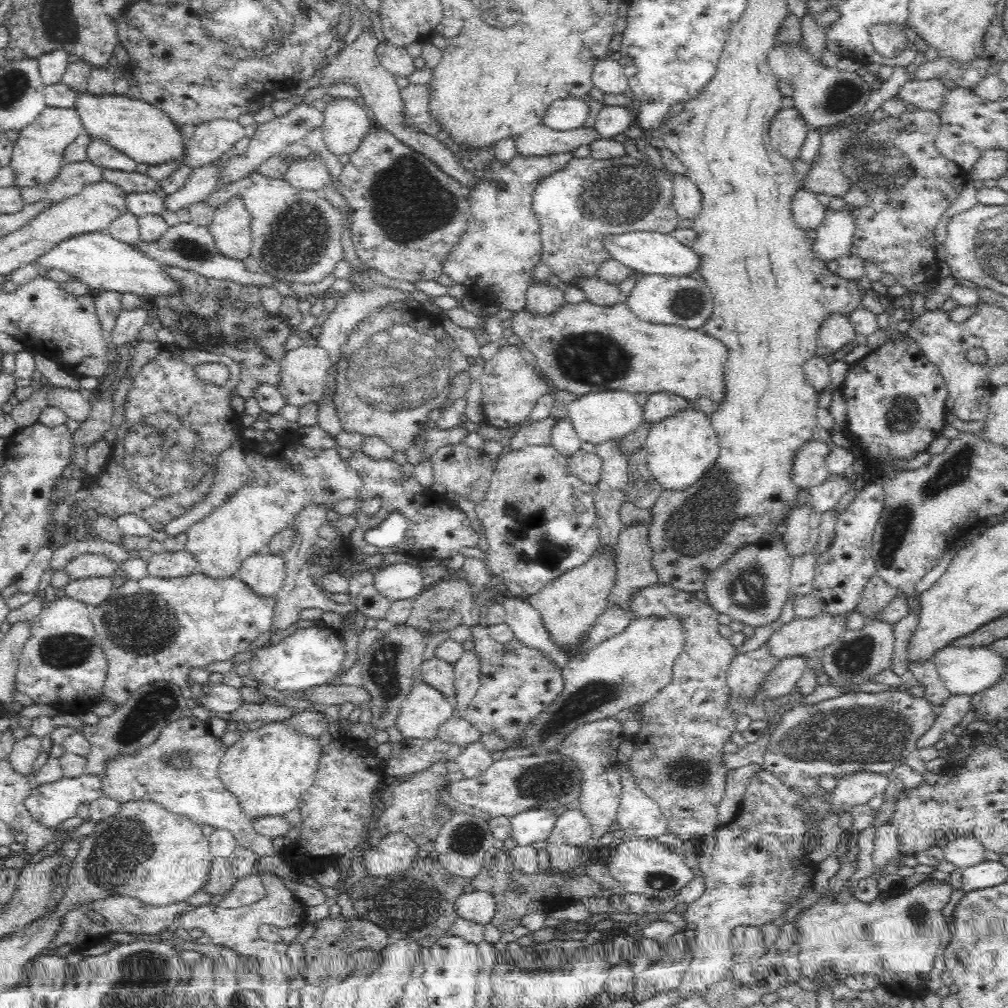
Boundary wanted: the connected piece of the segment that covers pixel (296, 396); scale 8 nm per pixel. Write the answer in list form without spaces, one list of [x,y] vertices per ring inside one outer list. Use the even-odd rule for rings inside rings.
[[[303,345],[288,351],[282,360],[282,382],[277,388],[286,399],[285,404],[300,407],[310,402],[322,402],[326,398],[325,382],[332,366],[328,351],[320,345]]]

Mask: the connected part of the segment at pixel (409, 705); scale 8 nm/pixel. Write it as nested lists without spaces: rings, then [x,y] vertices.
[[[421,680],[402,702],[394,725],[404,739],[432,740],[437,738],[439,726],[452,717],[452,713],[453,706],[447,697]]]

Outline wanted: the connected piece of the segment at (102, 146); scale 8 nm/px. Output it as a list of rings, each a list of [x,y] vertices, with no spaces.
[[[92,137],[88,145],[88,159],[91,164],[100,168],[120,170],[121,172],[137,172],[137,164],[123,152],[112,145]]]

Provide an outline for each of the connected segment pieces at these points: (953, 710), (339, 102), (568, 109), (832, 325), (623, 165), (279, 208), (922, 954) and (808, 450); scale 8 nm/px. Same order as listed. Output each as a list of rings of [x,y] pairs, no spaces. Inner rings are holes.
[[[958,694],[948,697],[940,708],[930,730],[916,740],[916,749],[934,745],[937,740],[940,740],[942,732],[946,732],[946,730],[954,731],[959,728],[962,717],[966,712],[970,712],[971,708],[970,694]]]
[[[337,98],[327,104],[323,115],[320,126],[323,139],[336,156],[356,152],[363,138],[374,128],[368,110],[347,98]]]
[[[562,98],[548,106],[542,123],[552,130],[574,130],[582,127],[588,113],[588,104],[583,98]]]
[[[839,314],[830,315],[820,325],[817,336],[817,351],[815,357],[829,357],[832,354],[842,350],[844,346],[850,344],[854,340],[855,328],[849,323],[849,318]]]
[[[628,155],[618,156],[610,159],[596,159],[593,160],[592,157],[585,157],[581,160],[578,160],[576,157],[572,157],[568,162],[567,166],[564,166],[563,170],[558,170],[556,173],[549,174],[544,177],[537,185],[532,197],[532,206],[534,212],[536,213],[537,219],[541,224],[541,241],[542,241],[542,254],[541,260],[544,264],[547,264],[551,270],[551,274],[556,274],[560,281],[569,283],[572,278],[592,278],[594,274],[596,274],[596,270],[598,270],[598,264],[602,264],[604,260],[608,260],[610,255],[608,255],[608,251],[602,247],[602,243],[600,240],[604,238],[604,236],[608,236],[608,234],[626,234],[636,231],[650,231],[657,232],[662,234],[670,234],[670,232],[674,232],[676,228],[678,228],[678,221],[681,218],[678,216],[678,213],[675,211],[673,207],[673,174],[668,171],[668,169],[658,169],[658,167],[654,167],[652,164],[648,164],[644,160],[640,160],[639,158],[634,158]]]
[[[253,172],[210,193],[204,201],[216,209],[234,194],[243,198],[249,212],[253,238],[250,254],[261,266],[261,272],[290,282],[316,284],[332,275],[336,264],[345,260],[340,240],[342,215],[322,193],[296,189],[282,178],[264,177]]]
[[[926,879],[902,896],[884,900],[877,897],[870,903],[855,898],[849,883],[834,898],[830,891],[821,895],[810,908],[798,914],[797,920],[792,925],[798,927],[801,936],[798,971],[810,978],[814,978],[816,972],[822,973],[825,966],[839,972],[842,978],[869,974],[900,999],[916,996],[922,988],[927,988],[930,982],[934,958],[941,944],[940,933],[948,927],[942,910],[951,902],[953,890],[946,882]]]
[[[814,438],[800,448],[790,470],[790,481],[798,491],[800,489],[808,491],[809,488],[828,480],[831,474],[828,472],[825,460],[831,450],[831,446],[818,442]]]

